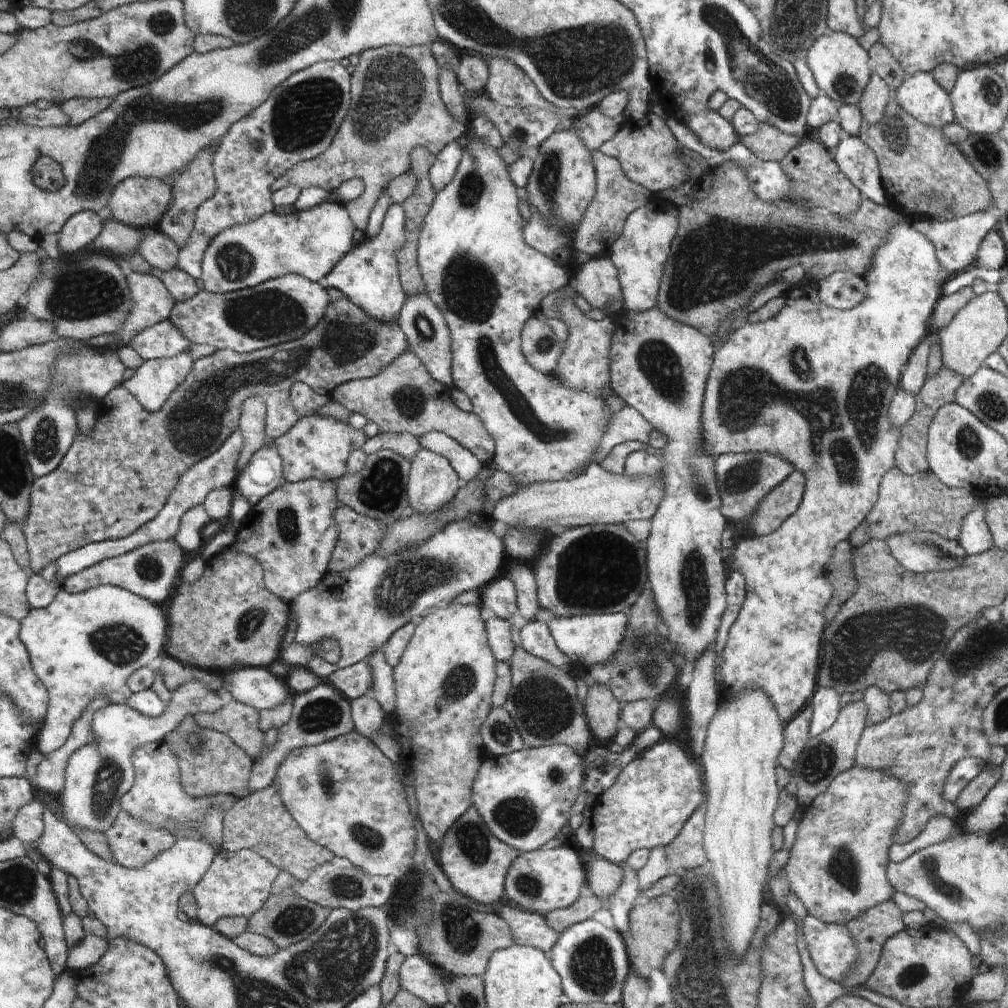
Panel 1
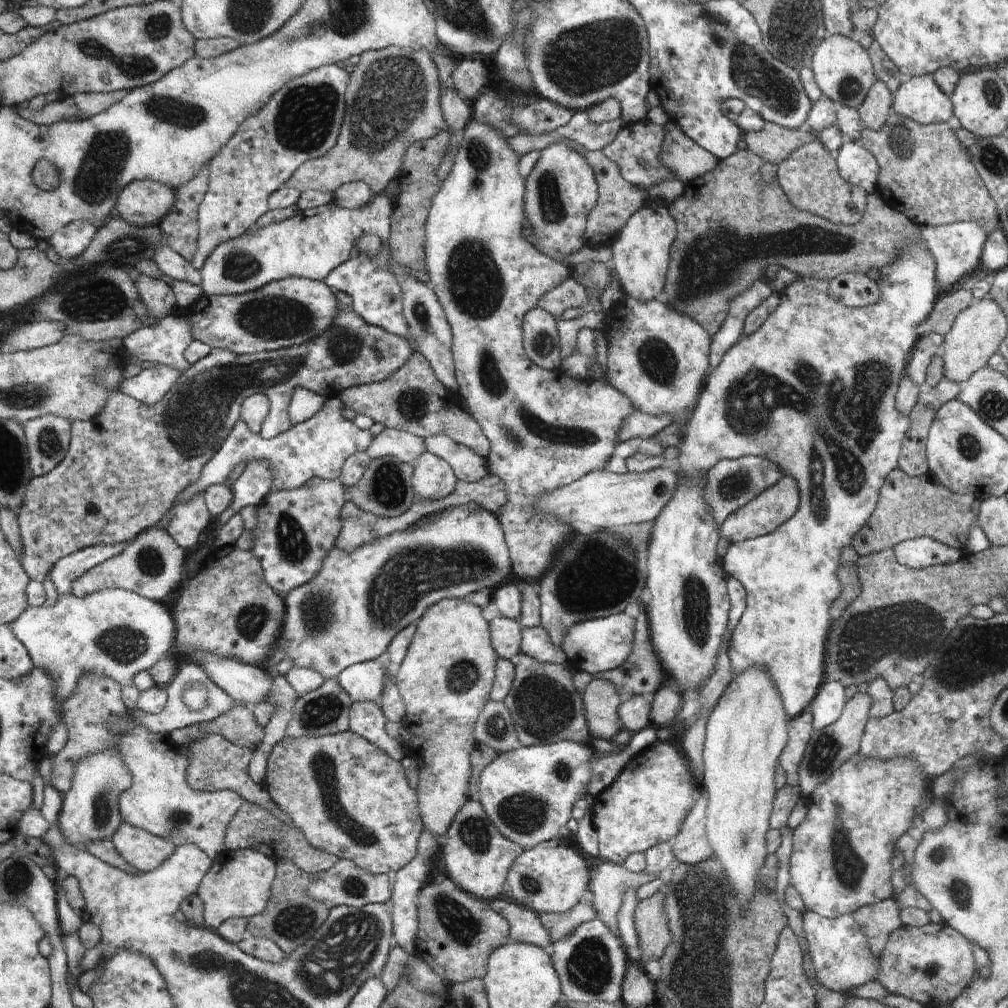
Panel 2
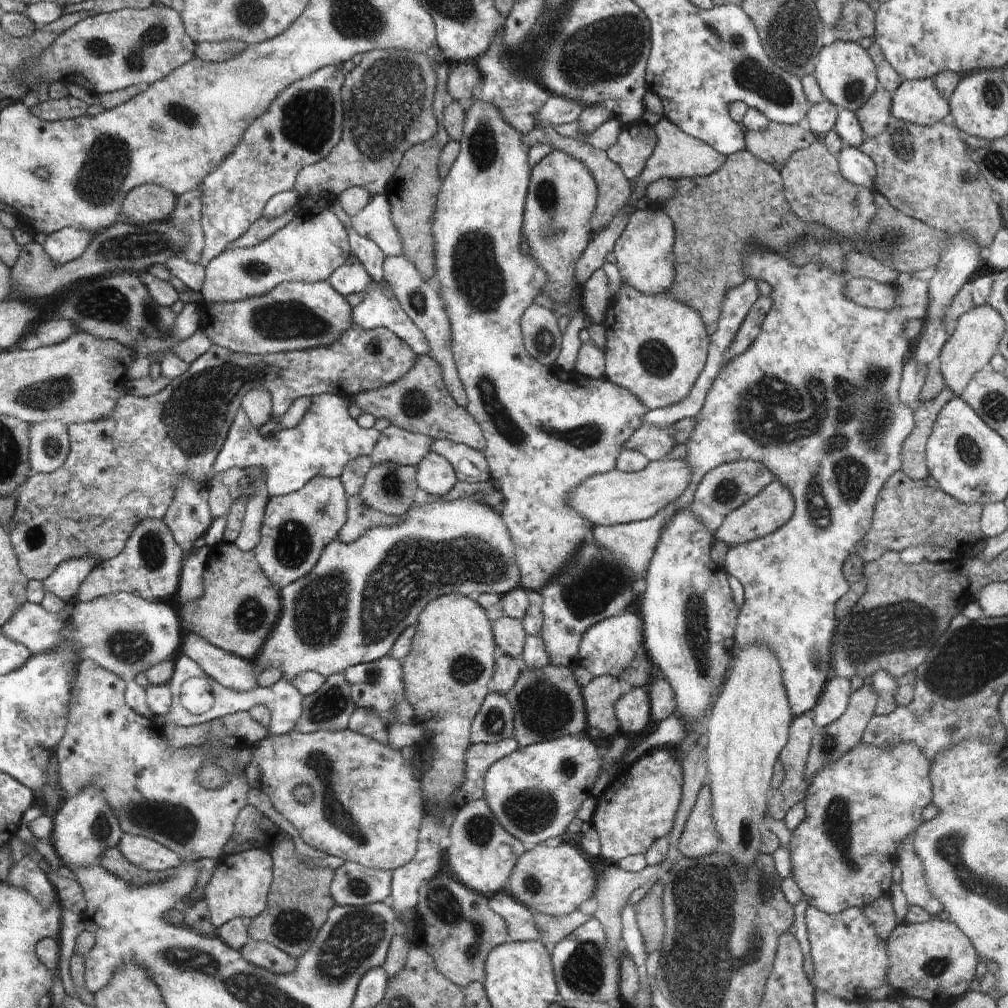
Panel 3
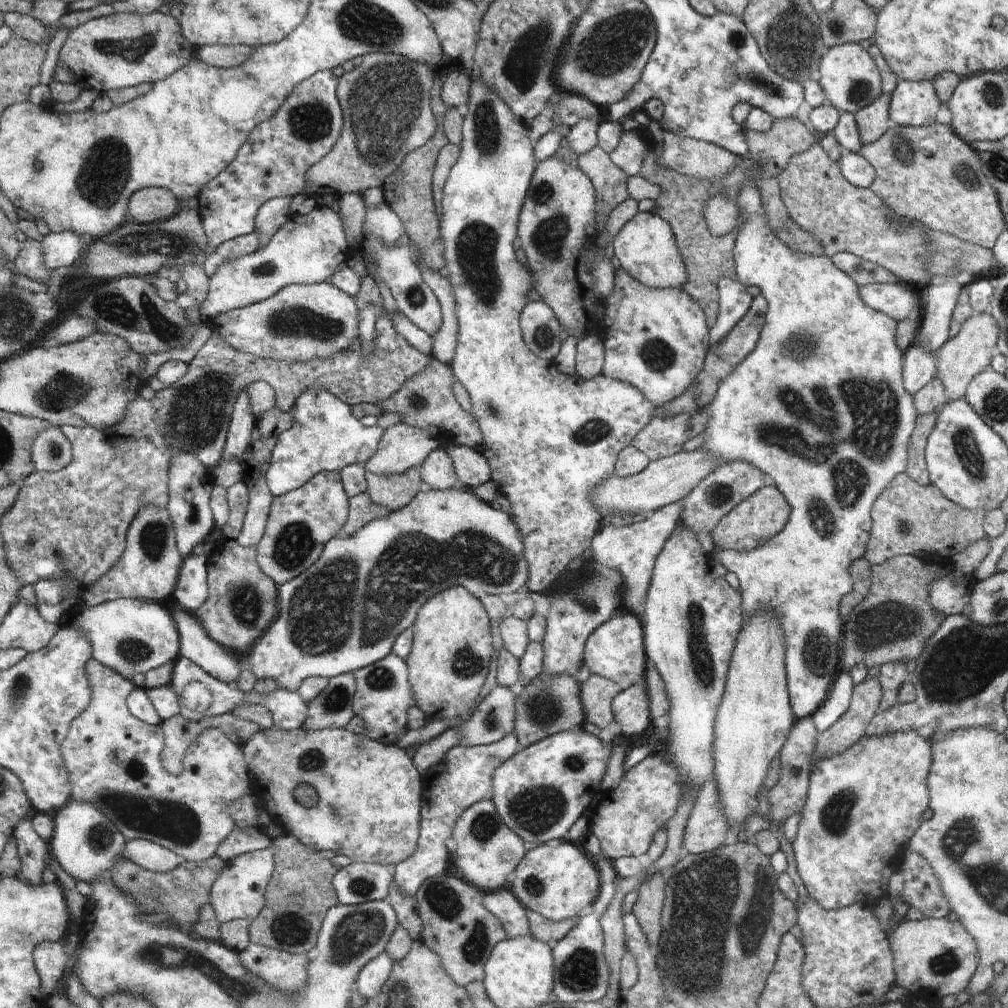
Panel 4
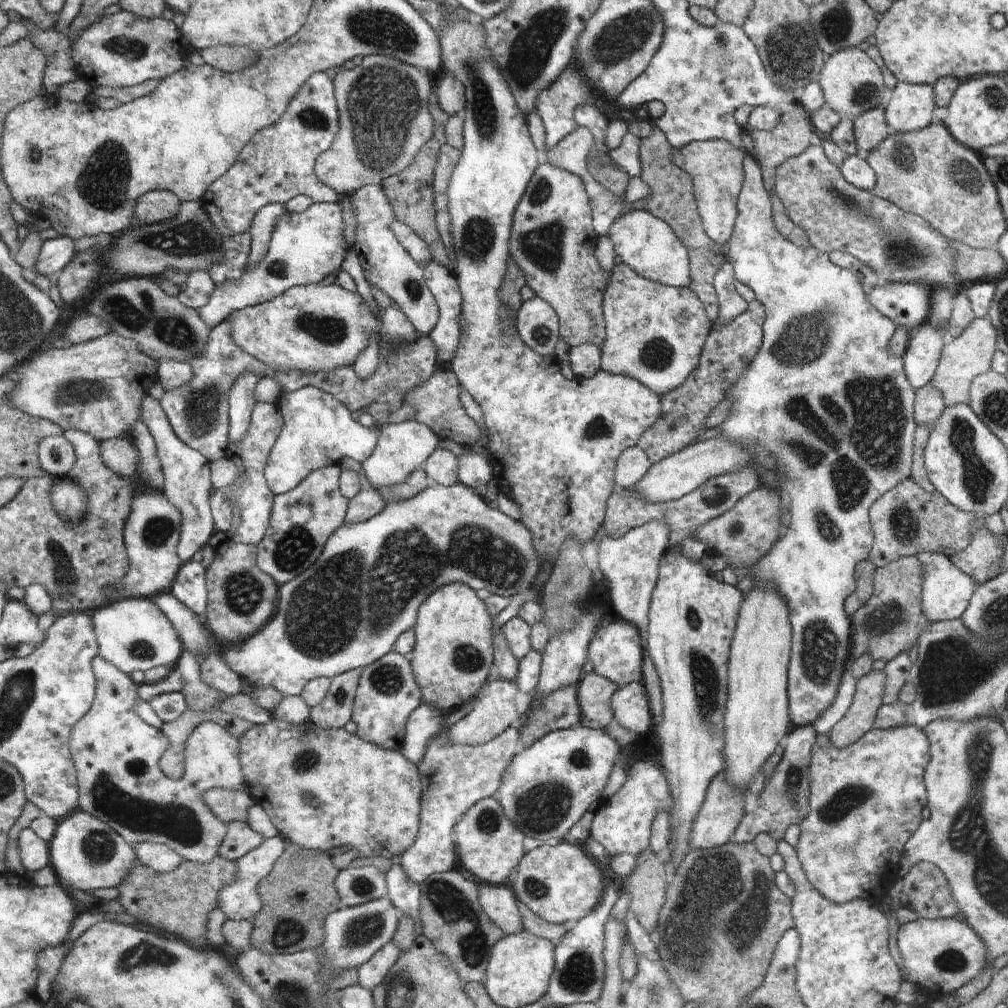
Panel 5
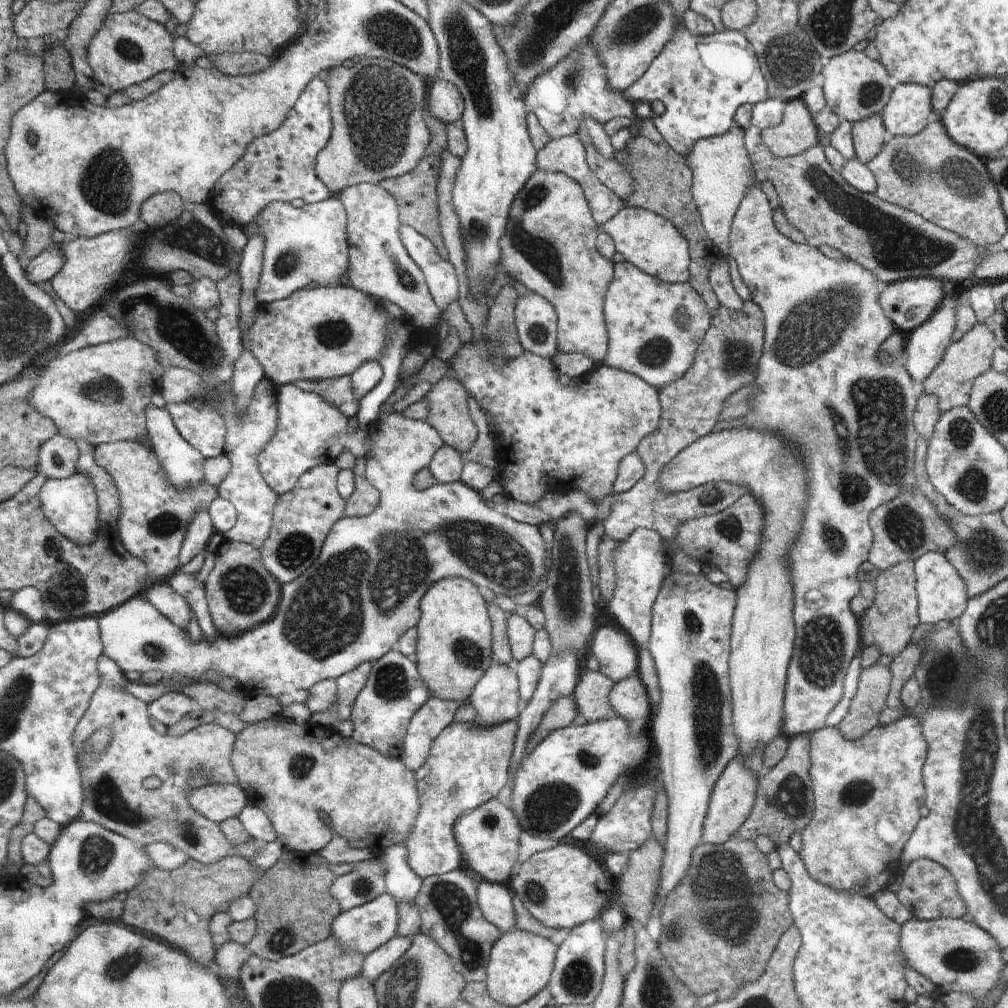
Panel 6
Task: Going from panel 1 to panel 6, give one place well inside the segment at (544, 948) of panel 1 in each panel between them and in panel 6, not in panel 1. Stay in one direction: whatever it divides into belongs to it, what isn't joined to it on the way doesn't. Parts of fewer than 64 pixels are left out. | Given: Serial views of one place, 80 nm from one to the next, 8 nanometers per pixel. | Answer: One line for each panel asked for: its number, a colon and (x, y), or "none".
2: (525, 925)
3: (519, 918)
4: (502, 903)
5: (499, 902)
6: (495, 900)

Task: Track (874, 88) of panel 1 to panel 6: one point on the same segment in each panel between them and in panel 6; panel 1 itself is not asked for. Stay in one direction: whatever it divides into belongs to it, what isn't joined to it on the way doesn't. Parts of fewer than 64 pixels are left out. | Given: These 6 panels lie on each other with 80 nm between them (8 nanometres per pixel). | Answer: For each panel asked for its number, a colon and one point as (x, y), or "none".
2: (874, 111)
3: (874, 117)
4: (873, 121)
5: (870, 129)
6: (869, 135)

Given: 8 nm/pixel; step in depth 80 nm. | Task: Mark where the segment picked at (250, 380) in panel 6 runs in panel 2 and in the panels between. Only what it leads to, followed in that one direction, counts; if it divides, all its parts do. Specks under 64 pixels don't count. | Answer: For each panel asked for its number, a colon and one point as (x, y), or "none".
2: (317, 447)
3: (326, 439)
4: (242, 421)
5: (241, 400)

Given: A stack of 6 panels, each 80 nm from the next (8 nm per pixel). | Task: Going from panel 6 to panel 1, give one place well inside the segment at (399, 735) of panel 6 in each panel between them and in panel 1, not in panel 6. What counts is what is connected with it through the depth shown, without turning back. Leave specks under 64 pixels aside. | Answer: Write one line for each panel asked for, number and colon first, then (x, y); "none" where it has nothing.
1: (354, 681)
2: (363, 681)
3: (377, 686)
4: (383, 695)
5: (387, 693)

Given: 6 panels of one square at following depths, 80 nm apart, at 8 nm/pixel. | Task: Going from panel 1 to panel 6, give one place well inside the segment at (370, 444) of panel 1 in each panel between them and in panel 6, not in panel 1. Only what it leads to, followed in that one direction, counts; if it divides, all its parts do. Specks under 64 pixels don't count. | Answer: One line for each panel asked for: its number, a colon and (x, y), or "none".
2: (406, 447)
3: (395, 445)
4: (401, 447)
5: (402, 448)
6: (352, 606)

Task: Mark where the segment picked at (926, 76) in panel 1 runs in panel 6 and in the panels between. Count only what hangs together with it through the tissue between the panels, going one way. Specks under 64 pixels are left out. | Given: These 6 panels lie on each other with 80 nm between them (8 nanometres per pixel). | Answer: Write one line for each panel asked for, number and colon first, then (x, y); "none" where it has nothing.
2: (919, 98)
3: (918, 102)
4: (913, 104)
5: (911, 106)
6: (906, 114)

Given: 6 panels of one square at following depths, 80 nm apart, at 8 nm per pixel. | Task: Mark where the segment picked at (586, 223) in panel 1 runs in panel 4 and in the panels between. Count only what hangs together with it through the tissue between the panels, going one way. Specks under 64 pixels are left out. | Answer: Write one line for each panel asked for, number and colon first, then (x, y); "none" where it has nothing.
2: (618, 199)
3: (613, 188)
4: (610, 182)

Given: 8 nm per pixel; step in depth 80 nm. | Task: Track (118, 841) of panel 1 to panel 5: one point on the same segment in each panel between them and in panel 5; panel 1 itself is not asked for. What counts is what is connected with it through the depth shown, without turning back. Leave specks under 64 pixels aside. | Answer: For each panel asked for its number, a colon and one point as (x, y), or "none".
2: (146, 852)
3: (146, 854)
4: (151, 856)
5: (159, 857)

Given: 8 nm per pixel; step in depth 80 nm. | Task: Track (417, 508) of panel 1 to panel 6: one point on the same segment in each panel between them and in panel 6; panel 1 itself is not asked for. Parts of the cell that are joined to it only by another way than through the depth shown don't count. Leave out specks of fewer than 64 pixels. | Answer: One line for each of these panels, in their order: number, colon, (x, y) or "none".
2: (433, 478)
3: (435, 475)
4: (438, 471)
5: (441, 466)
6: (446, 465)

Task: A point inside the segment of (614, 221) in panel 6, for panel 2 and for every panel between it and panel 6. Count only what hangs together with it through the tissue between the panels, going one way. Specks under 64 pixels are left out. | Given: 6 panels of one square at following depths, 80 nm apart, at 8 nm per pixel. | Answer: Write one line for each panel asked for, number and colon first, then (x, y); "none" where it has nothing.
2: (641, 251)
3: (644, 252)
4: (646, 247)
5: (646, 243)

